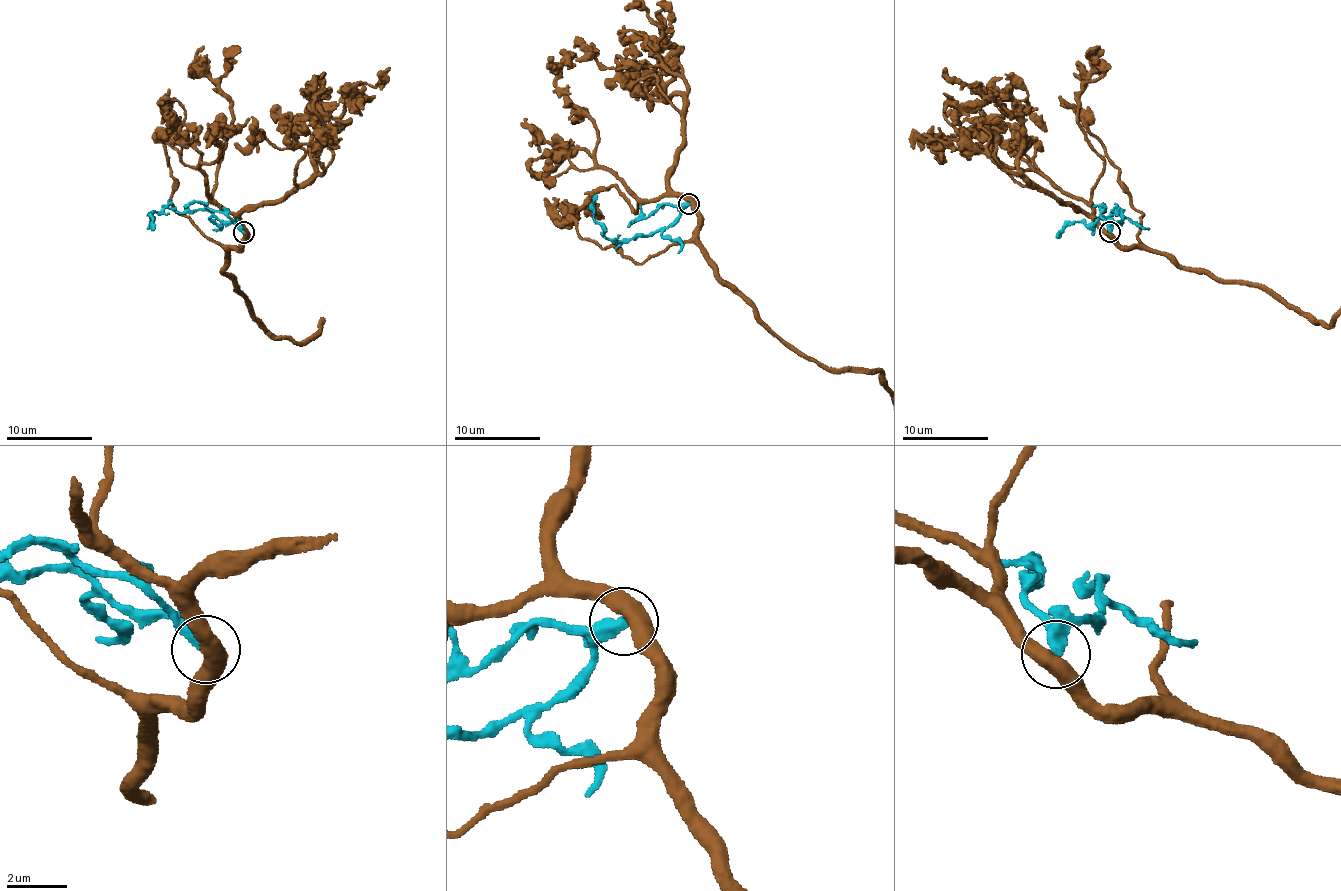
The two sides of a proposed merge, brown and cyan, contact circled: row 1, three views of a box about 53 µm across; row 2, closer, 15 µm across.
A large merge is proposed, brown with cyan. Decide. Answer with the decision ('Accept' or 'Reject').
Reject

